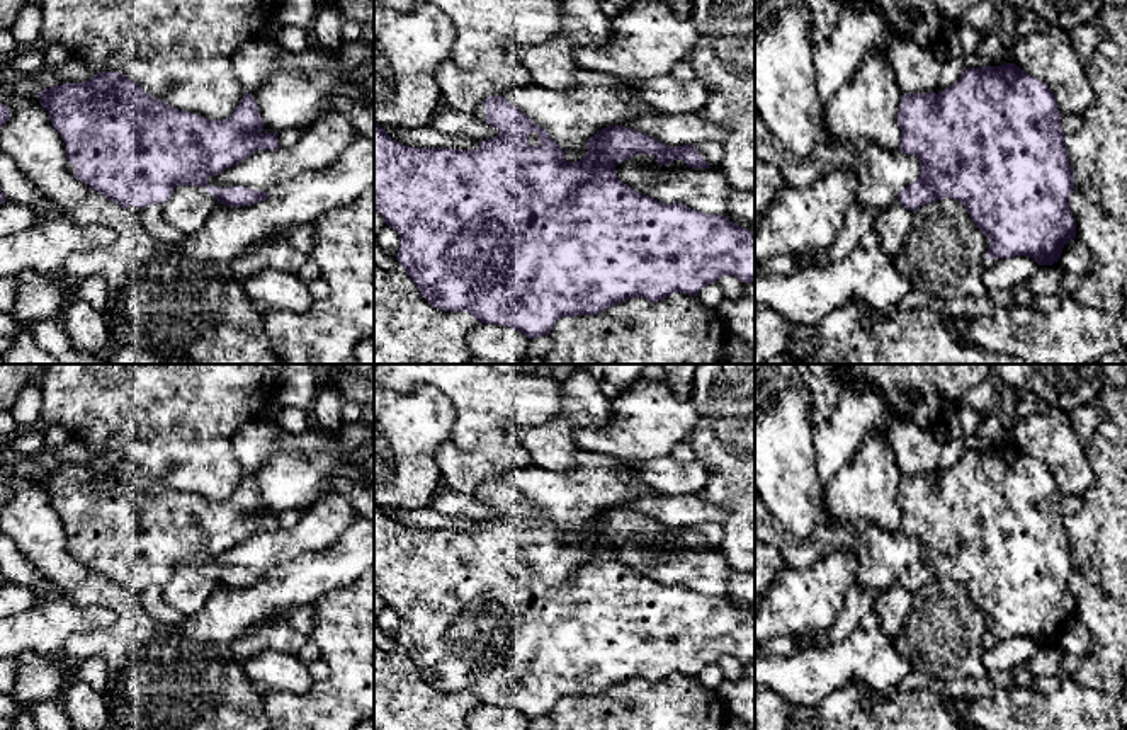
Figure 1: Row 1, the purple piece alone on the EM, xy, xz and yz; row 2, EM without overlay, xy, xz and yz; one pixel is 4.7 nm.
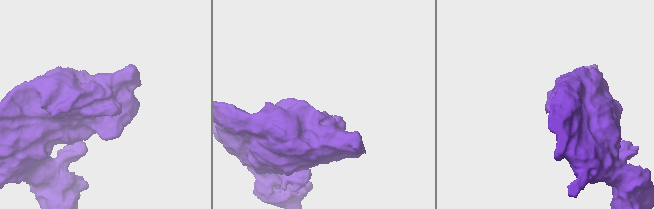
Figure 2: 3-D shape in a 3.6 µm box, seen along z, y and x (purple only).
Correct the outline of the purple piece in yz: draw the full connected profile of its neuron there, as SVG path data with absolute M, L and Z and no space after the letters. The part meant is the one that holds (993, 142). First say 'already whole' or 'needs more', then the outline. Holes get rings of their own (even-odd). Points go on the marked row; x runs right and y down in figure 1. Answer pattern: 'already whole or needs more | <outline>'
already whole | M1015 63L967 68L942 94L903 94L898 111L899 151L916 155L921 172L898 194L899 202L915 211L926 202L955 199L966 206L983 235L989 237L988 259L1027 255L1039 265L1052 265L1059 260L1064 245L1076 238L1076 221L1069 211L1074 172L1069 165L1061 116L1049 85Z

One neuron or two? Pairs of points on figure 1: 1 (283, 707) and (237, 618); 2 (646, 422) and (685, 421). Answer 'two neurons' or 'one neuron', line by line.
1: two neurons
2: one neuron

